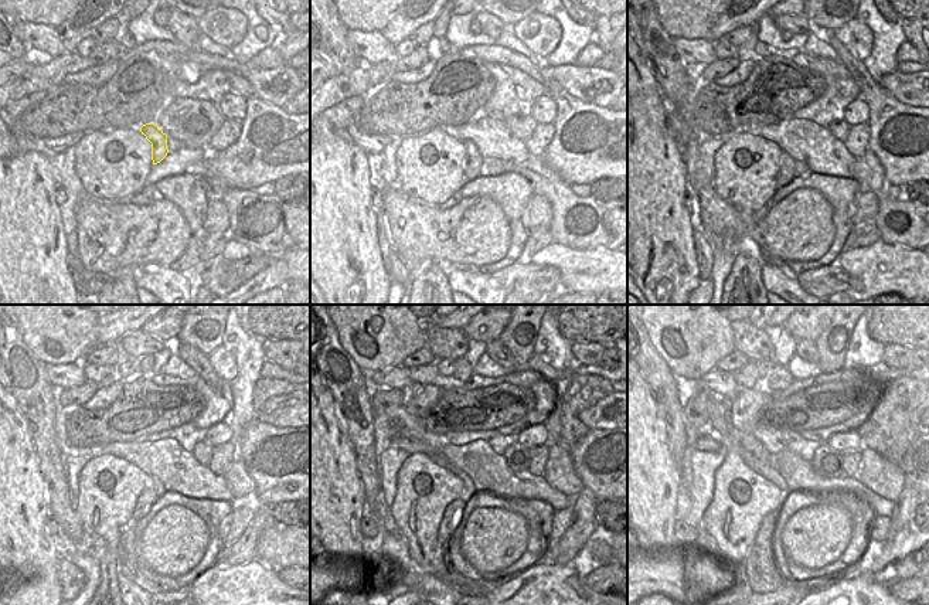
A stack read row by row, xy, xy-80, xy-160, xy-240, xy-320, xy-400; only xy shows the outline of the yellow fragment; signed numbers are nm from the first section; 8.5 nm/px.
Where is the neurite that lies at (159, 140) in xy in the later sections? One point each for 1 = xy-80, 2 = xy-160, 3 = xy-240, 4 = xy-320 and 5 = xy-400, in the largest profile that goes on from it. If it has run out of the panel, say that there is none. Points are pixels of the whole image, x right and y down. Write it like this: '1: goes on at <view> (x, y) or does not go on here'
1: goes on at xy-80 (472, 162)
2: goes on at xy-160 (786, 173)
3: goes on at xy-240 (147, 496)
4: goes on at xy-320 (449, 522)
5: goes on at xy-400 (759, 570)

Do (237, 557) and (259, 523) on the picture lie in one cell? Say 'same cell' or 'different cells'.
same cell

